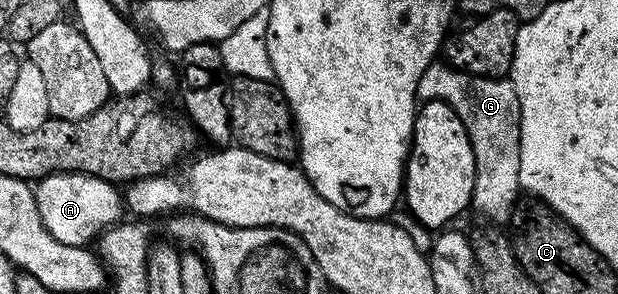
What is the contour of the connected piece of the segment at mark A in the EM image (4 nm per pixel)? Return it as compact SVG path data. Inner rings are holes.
M61 171L58 175L36 180L33 201L45 231L55 241L72 247L89 247L93 238L94 242L122 218L122 192L106 179L90 175Z

